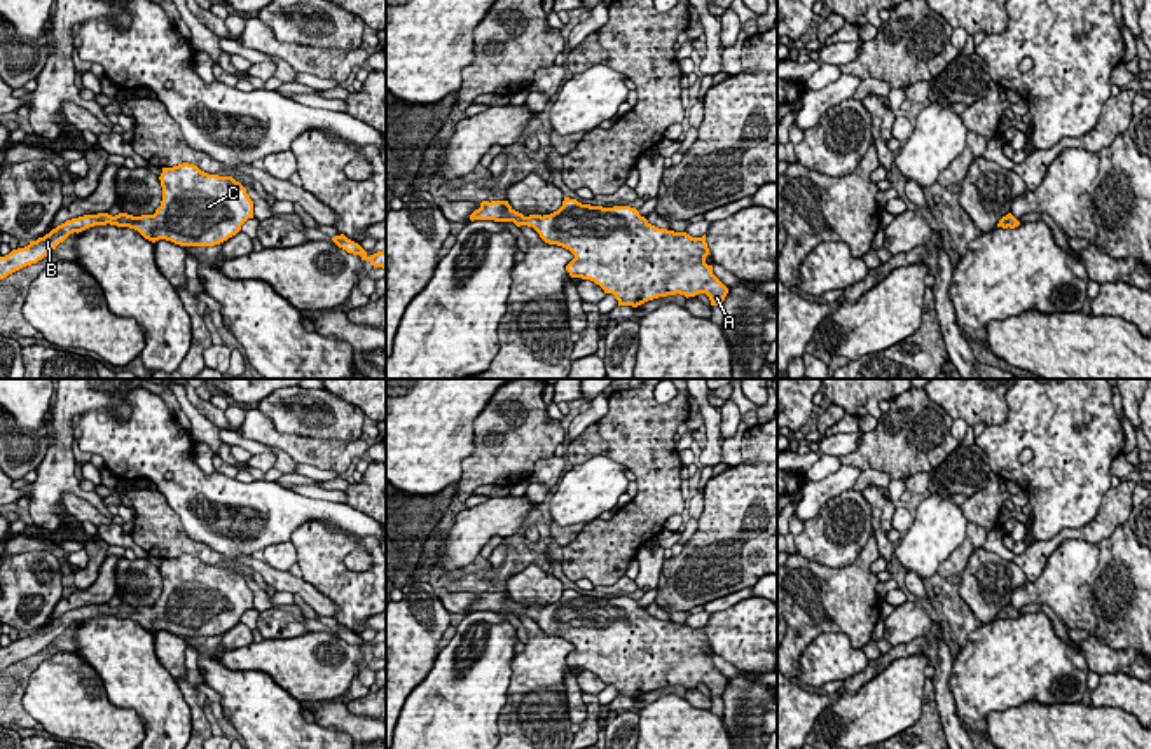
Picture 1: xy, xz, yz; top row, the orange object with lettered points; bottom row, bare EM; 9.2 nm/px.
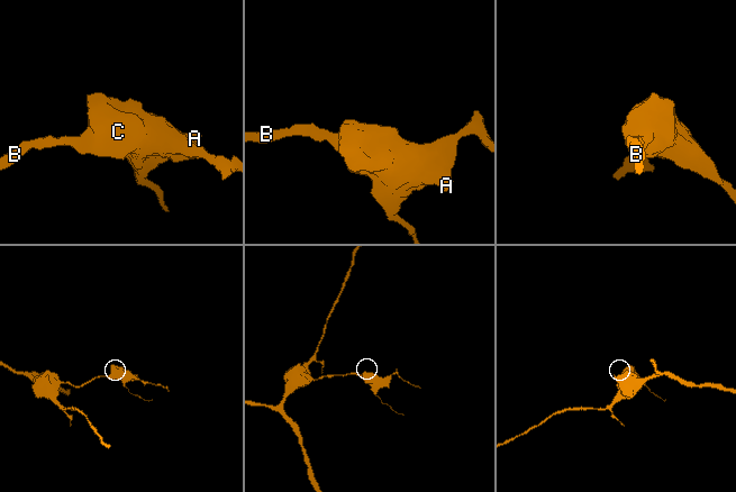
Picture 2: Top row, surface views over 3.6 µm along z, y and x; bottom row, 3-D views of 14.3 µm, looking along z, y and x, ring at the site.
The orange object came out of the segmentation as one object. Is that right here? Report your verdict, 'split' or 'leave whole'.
leave whole

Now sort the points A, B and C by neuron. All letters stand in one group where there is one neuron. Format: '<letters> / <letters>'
A B C

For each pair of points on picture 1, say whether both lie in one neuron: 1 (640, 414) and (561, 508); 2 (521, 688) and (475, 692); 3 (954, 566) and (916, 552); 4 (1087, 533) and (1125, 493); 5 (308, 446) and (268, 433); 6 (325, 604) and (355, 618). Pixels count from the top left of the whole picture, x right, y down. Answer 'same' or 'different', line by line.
1: different
2: different
3: different
4: same
5: same
6: different

